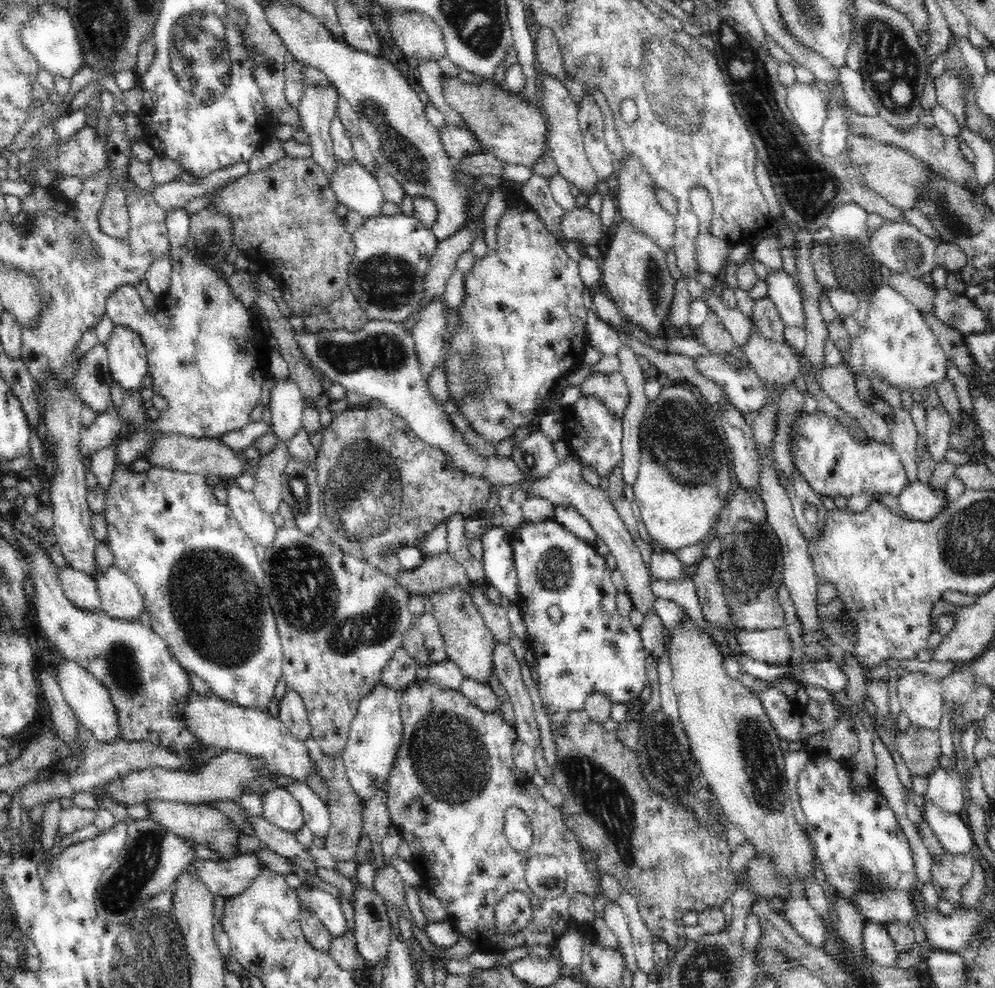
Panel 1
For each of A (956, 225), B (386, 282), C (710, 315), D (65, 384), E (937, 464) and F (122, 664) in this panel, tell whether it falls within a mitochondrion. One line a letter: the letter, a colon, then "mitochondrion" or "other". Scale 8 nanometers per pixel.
A: mitochondrion
B: mitochondrion
C: other
D: other
E: other
F: mitochondrion

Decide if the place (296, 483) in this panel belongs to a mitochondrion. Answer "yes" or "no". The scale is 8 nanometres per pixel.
yes

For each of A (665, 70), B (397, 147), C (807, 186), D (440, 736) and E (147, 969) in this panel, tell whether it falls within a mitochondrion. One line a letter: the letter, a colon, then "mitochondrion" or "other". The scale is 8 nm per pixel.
A: mitochondrion
B: mitochondrion
C: mitochondrion
D: mitochondrion
E: mitochondrion

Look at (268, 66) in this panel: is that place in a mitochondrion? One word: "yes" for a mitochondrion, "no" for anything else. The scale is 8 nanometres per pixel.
yes

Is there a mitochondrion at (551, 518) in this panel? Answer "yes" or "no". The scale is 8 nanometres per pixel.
no

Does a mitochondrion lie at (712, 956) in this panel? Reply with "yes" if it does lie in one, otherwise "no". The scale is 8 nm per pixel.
yes

